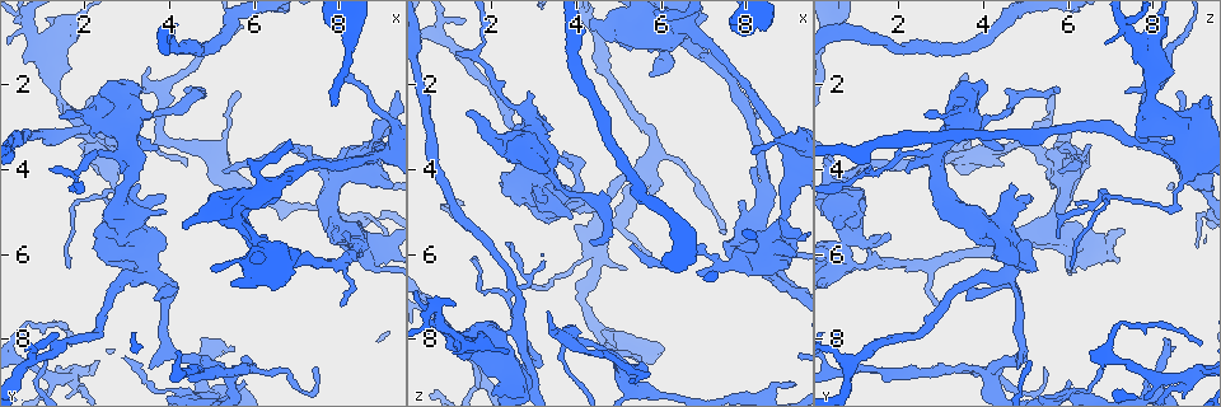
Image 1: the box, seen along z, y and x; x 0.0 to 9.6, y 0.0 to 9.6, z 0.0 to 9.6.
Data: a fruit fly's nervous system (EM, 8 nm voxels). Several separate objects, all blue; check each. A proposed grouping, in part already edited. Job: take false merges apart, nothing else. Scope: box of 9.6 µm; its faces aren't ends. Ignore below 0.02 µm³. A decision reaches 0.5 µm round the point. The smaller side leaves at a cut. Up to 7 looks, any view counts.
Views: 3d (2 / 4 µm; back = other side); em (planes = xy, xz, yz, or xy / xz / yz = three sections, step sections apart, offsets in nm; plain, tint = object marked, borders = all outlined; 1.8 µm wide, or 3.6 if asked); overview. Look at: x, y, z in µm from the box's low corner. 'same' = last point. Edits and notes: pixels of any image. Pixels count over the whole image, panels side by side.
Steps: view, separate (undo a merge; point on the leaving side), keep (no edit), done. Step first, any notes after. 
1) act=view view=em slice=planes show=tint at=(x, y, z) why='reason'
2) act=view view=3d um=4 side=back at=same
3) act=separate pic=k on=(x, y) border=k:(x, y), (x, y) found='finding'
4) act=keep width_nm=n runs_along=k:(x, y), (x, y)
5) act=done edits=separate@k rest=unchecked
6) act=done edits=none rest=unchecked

act=view view=3d um=4 at=(1.75, 8.80, 8.95) why='three arms meet'

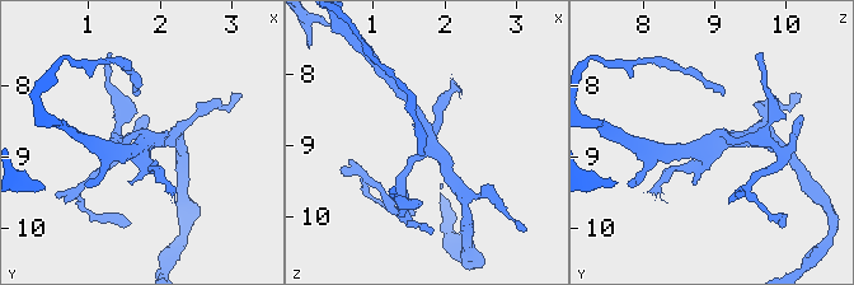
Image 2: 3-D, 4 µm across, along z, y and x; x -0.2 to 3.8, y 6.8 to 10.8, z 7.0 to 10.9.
act=view view=em slice=planes show=plain at=(1.80, 8.80, 8.90) why='need the tissue'

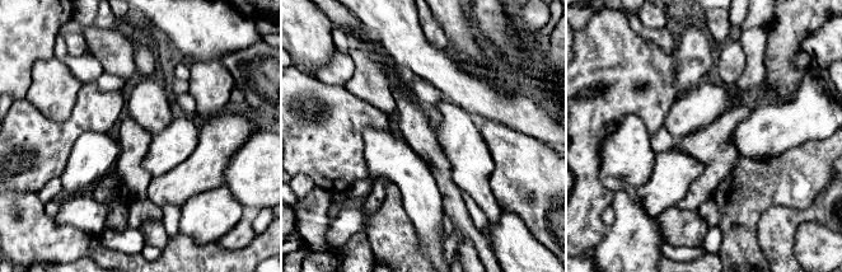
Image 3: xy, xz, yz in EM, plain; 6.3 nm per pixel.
act=view view=em slice=planes show=tint at=same

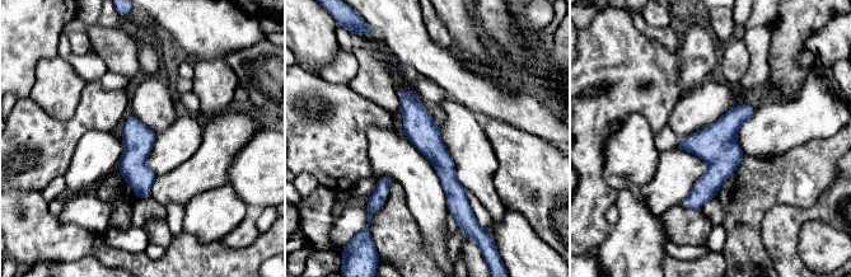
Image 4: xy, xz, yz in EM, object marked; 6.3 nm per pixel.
act=keep runs_along=4:(401, 93), (443, 162), (454, 207) found='continuous, no second neuron'

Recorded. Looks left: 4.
act=view view=em slice=planes show=borders at=(6.20, 8.75, 3.65) why='three arms meet'

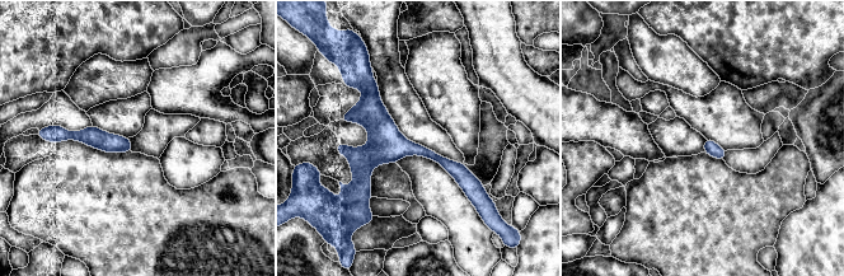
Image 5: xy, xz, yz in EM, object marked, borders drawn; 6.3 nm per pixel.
act=keep width_nm=90 found='continuous, no second neuron'

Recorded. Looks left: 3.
act=view view=3d um=4 at=(9.05, 3.75, 3.35) why='three arms meet'

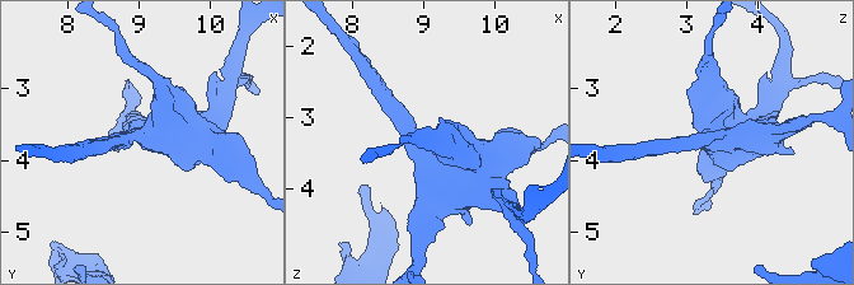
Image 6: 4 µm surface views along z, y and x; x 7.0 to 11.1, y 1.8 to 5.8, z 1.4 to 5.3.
act=view view=em slice=yz step=4 show=plain at=(9.00, 3.70, 3.30)

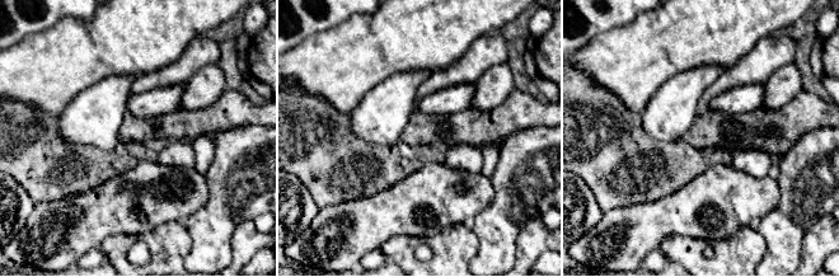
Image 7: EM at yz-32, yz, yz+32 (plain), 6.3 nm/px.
act=view view=em slice=yz step=4 show=tint at=same

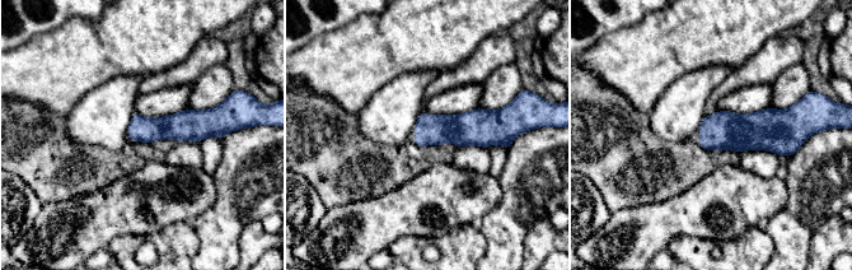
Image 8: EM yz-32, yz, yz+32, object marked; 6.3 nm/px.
act=keep runs_along=8:(219, 129), (159, 127), (131, 133) found='continuous, no second neuron'

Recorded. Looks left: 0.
act=done edits=none rest=unchecked

